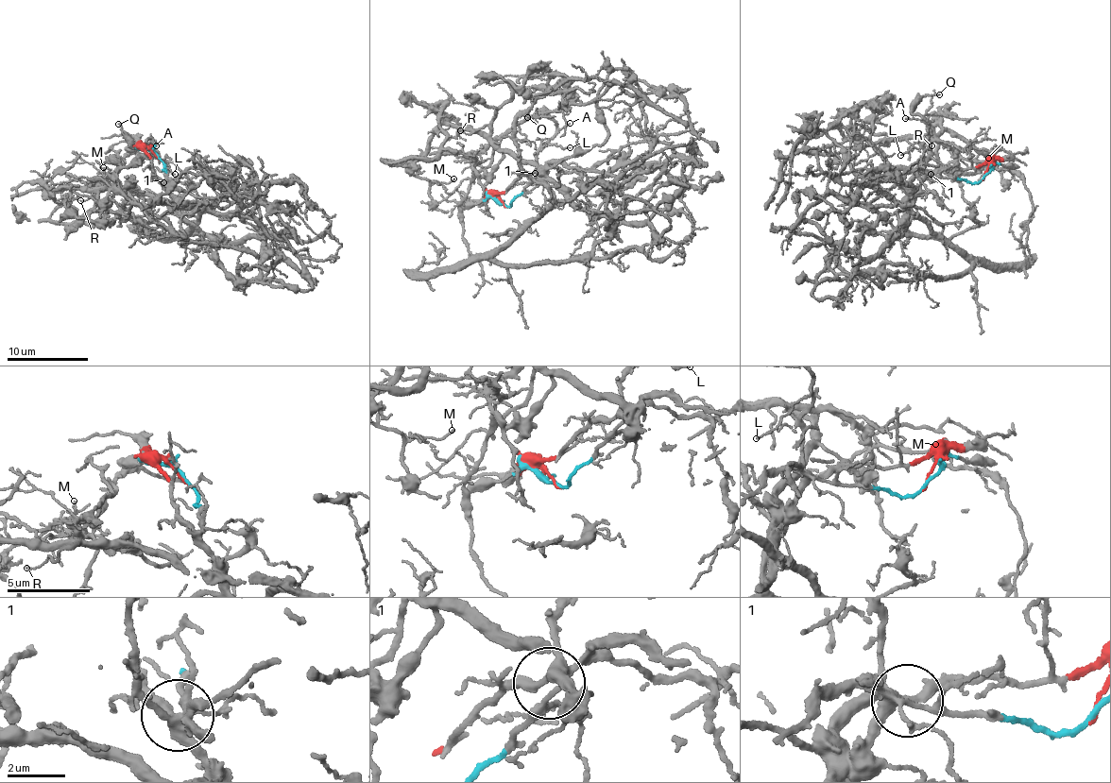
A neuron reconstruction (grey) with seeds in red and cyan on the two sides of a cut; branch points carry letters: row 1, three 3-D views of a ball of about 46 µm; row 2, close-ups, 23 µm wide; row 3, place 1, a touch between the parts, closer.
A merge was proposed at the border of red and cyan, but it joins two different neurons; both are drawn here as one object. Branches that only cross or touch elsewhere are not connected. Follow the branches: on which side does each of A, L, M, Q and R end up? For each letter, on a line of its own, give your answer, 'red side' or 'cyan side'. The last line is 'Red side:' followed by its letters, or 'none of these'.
A: red side
L: red side
M: red side
Q: red side
R: red side
Red side: A, L, M, Q, R

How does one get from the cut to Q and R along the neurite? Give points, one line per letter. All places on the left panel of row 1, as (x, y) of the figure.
Q: (158, 158), (145, 150), (162, 182), (152, 175), (151, 140), (136, 145), (124, 139), (118, 123)
R: (158, 158), (145, 150), (156, 176), (171, 192), (170, 202), (118, 186), (101, 187), (79, 201)

